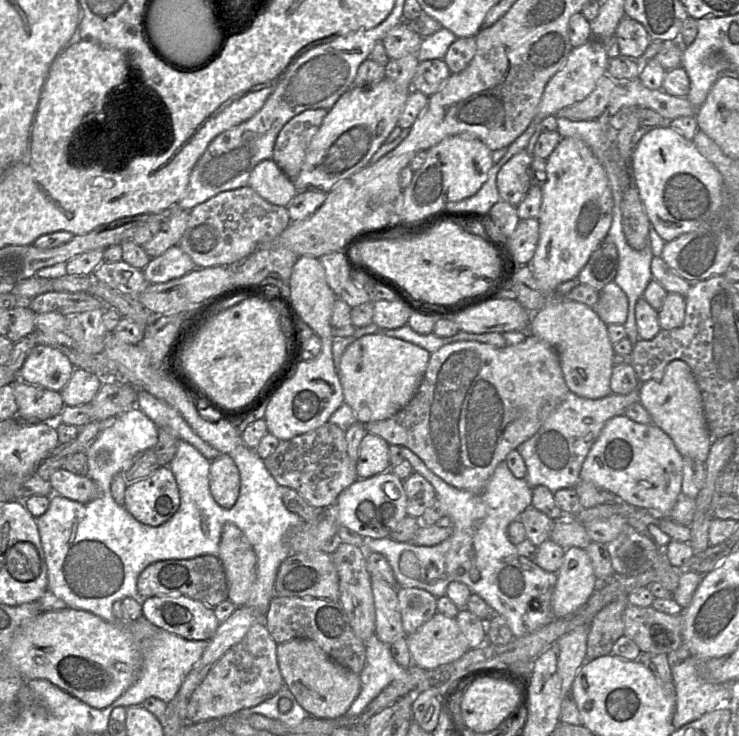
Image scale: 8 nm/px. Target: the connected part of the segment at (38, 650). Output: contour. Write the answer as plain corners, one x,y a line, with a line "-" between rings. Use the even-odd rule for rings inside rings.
80,609
44,611
16,632
4,657
25,680
42,679
95,709
105,709
134,683
140,652
123,622
111,623

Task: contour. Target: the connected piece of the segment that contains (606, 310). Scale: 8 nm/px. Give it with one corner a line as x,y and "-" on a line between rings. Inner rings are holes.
613,280
600,290
593,309
606,325
623,325
628,317
628,306
627,295

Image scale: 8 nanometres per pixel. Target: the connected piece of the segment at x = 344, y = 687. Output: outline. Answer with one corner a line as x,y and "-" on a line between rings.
296,638
278,644
277,661
284,683
313,718
336,719
345,716
361,691
360,675
333,661
313,640

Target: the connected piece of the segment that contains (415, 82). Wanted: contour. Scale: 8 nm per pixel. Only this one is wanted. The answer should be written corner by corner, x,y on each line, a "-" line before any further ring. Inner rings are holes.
443,59
419,62
412,80
412,89
429,97
440,89
450,75

